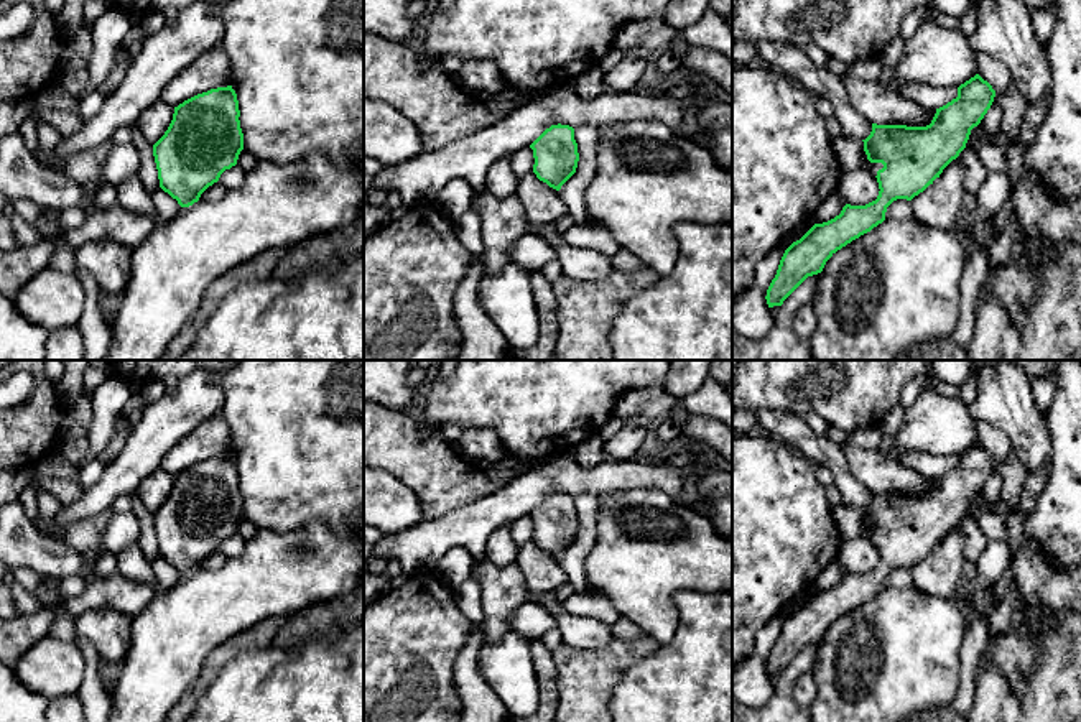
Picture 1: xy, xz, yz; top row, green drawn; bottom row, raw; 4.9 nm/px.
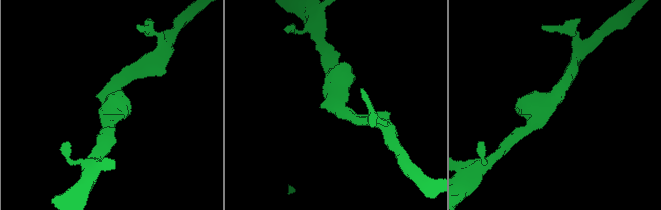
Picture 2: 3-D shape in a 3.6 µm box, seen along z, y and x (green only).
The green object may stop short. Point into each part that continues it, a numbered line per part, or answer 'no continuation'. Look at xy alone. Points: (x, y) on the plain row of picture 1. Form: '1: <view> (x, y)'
1: xy (167, 576)

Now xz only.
1: xz (542, 573)

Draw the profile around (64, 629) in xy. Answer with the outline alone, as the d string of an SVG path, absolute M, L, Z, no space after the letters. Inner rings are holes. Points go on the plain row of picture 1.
M61 613L56 618L54 625L51 627L49 635L54 636L56 640L61 640L66 643L76 641L77 636L76 636L74 620L67 615Z

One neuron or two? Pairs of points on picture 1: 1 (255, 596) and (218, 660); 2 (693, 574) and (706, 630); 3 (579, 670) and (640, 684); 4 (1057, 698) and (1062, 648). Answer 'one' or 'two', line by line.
1: two
2: two
3: two
4: one

